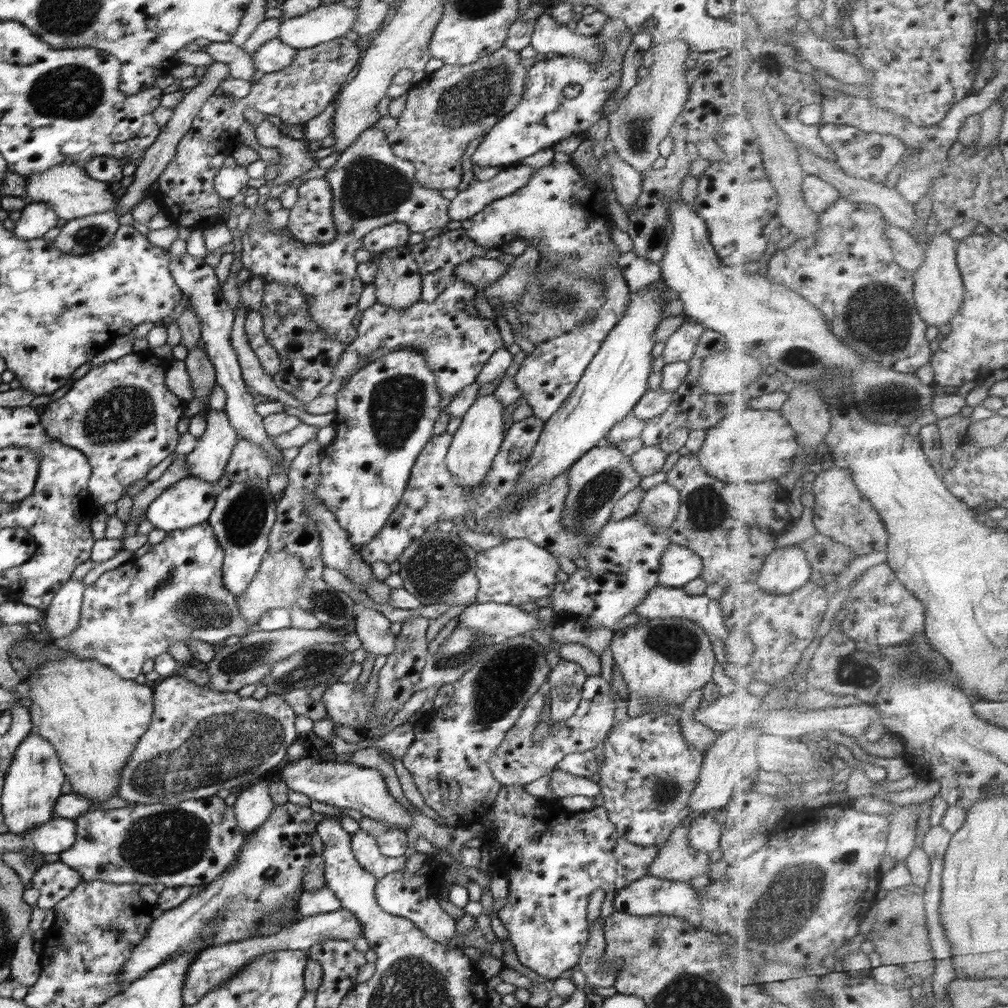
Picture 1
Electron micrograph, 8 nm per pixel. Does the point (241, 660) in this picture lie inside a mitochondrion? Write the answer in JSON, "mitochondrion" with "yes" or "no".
{"mitochondrion":"yes"}

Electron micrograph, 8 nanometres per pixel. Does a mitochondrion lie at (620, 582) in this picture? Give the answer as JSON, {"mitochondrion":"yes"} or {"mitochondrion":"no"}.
{"mitochondrion":"no"}

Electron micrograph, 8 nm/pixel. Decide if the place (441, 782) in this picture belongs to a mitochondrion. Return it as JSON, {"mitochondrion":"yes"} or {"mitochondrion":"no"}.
{"mitochondrion":"no"}

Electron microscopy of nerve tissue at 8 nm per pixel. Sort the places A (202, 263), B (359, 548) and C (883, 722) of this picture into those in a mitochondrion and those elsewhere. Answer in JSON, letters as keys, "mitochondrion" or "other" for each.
{"A":"other","B":"other","C":"other"}

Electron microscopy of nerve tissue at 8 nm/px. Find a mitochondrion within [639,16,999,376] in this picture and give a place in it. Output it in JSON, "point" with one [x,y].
{"point":[875,316]}

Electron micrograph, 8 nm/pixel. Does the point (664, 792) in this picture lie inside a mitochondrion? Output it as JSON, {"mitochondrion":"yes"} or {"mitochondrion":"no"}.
{"mitochondrion":"yes"}

